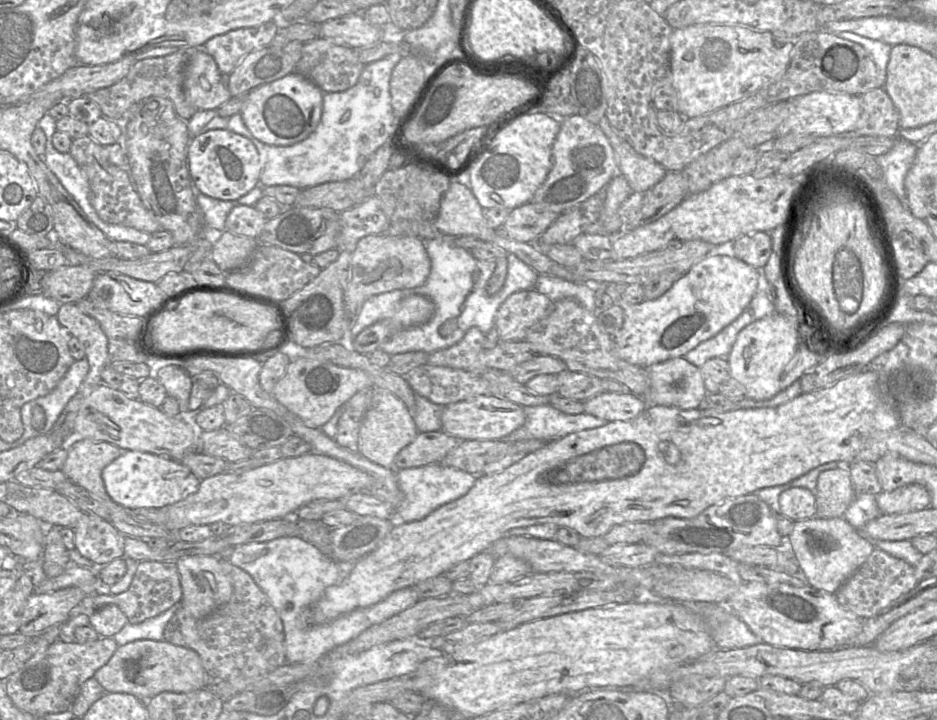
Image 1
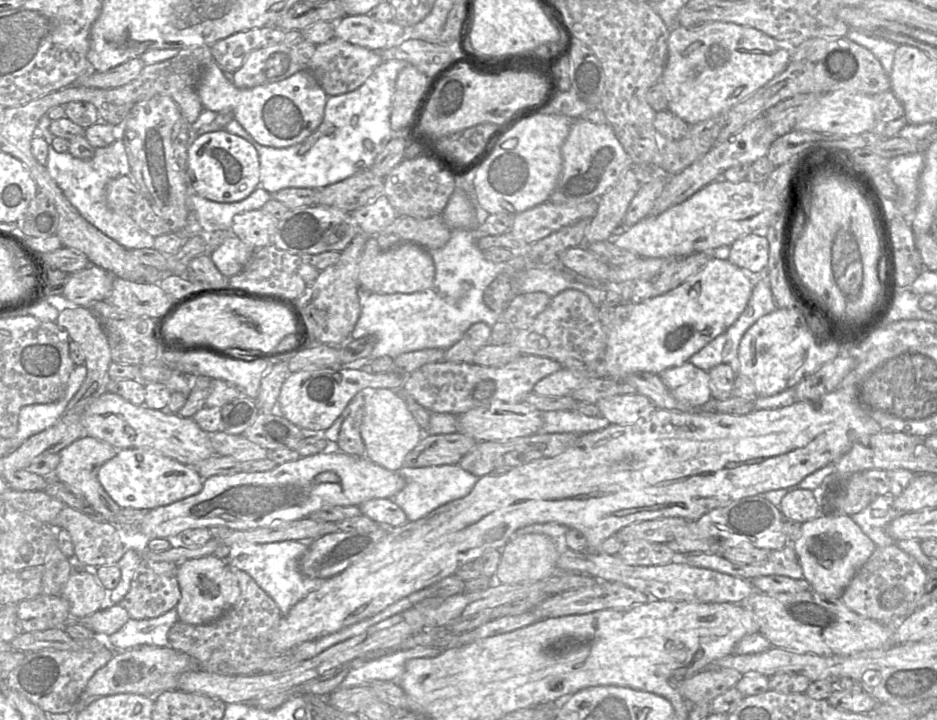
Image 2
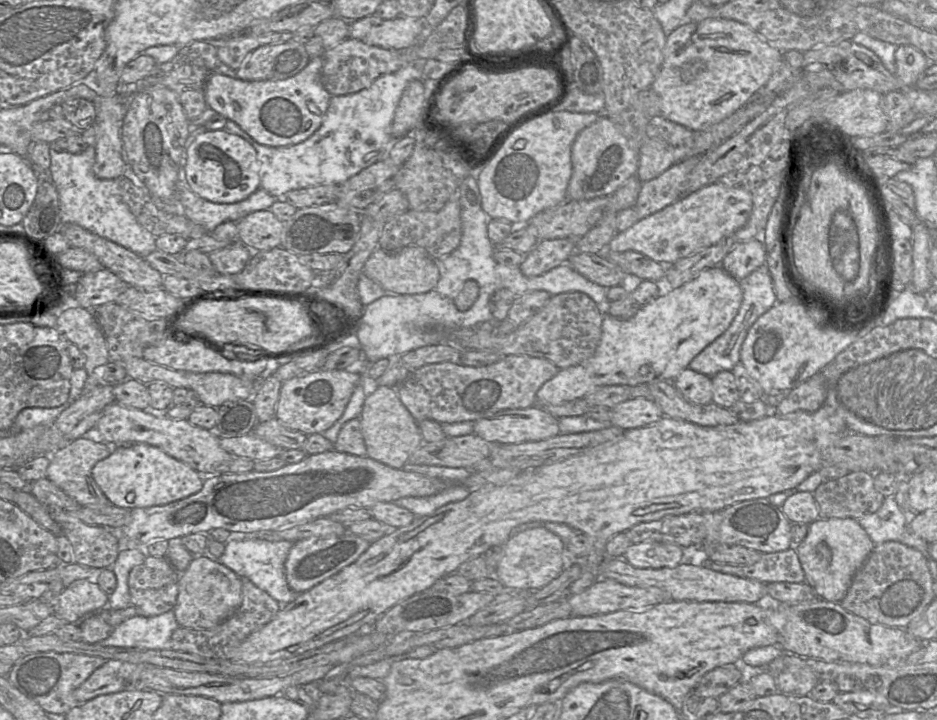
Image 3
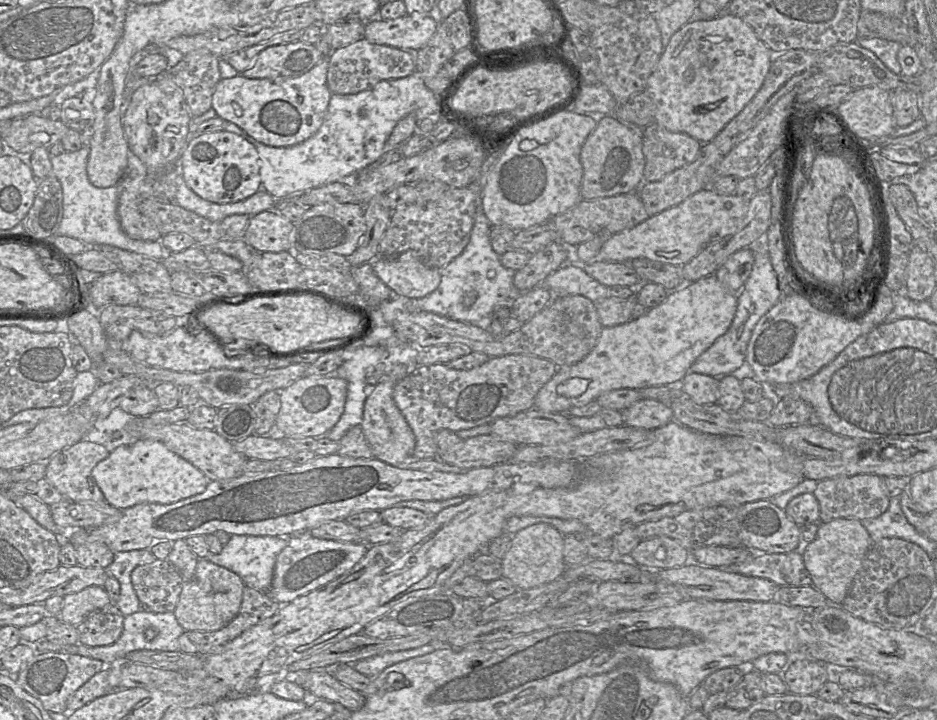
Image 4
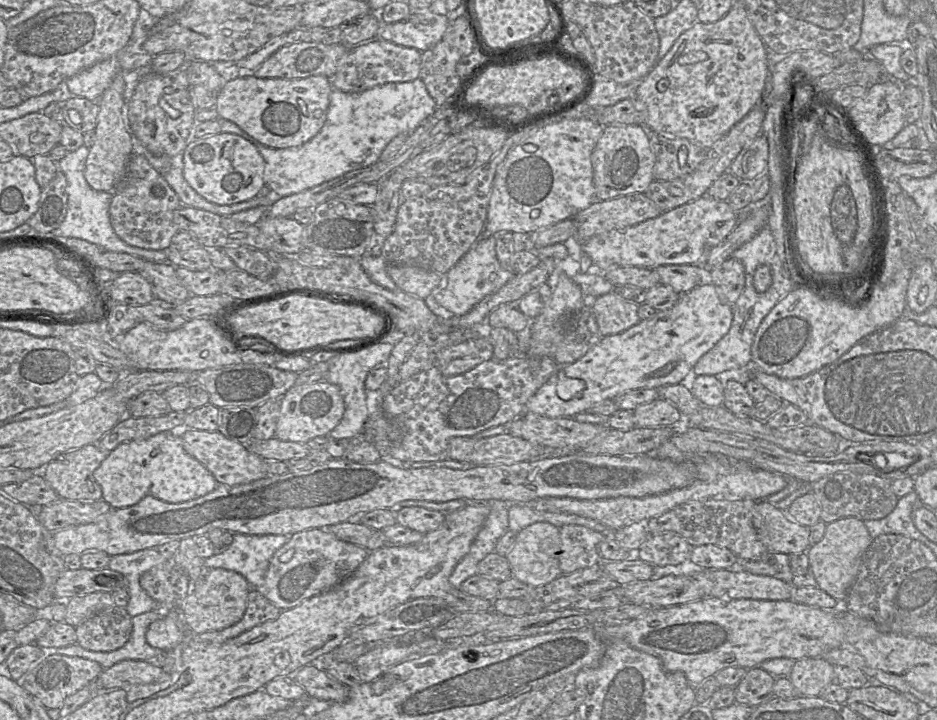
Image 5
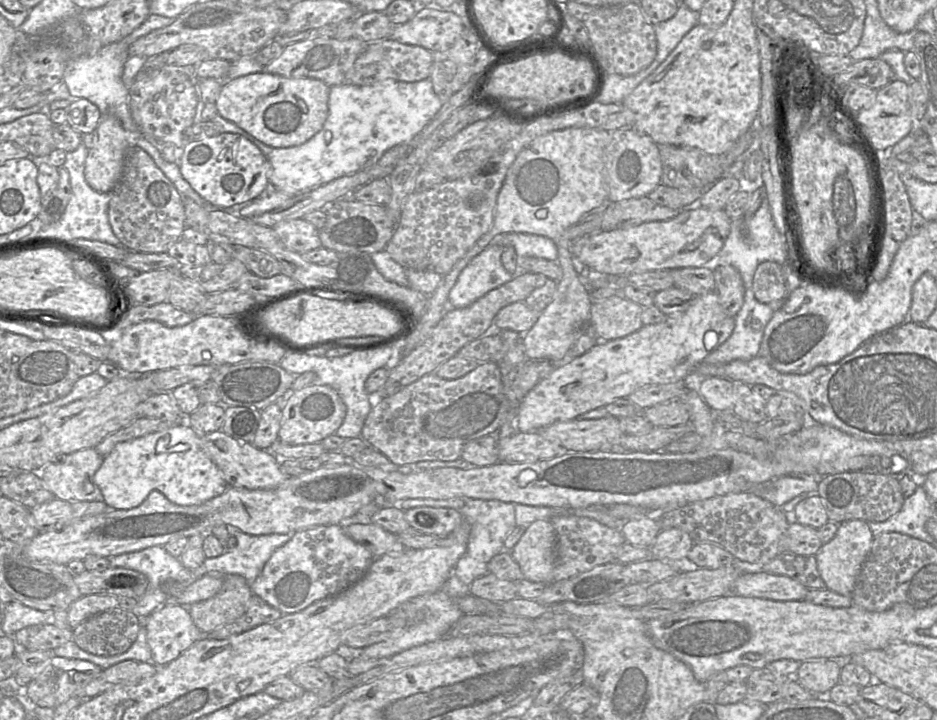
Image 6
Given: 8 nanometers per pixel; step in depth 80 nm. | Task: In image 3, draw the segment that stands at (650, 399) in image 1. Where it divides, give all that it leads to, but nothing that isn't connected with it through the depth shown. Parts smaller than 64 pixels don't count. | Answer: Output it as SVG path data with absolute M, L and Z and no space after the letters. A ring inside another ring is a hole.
M687 367L672 382L691 403L706 405L713 401L712 380L707 375Z

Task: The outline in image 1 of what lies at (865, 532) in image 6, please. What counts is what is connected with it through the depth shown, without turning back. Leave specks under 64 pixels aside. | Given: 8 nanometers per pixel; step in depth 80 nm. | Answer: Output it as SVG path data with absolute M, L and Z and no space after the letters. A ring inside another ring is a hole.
M813 517L794 522L788 536L793 552L809 586L835 594L844 582L868 559L875 547L843 517Z

